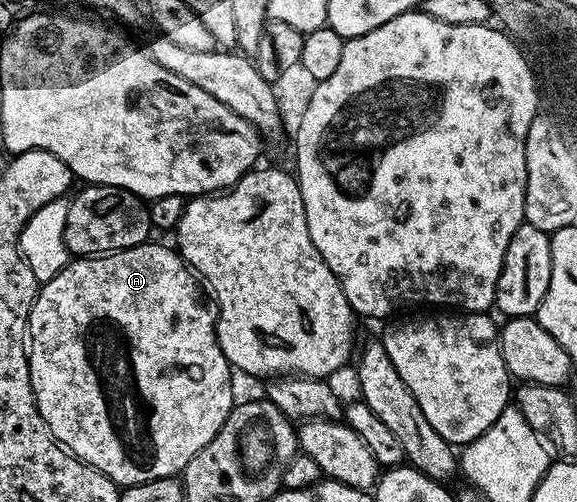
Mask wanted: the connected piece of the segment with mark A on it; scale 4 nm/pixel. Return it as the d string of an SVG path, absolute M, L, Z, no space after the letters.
M146 242L135 248L121 249L119 252L109 252L107 255L90 255L86 258L72 259L51 279L51 281L49 281L48 284L42 285L39 291L36 292L35 301L31 307L31 317L27 320L27 335L29 337L27 361L29 362L29 370L31 371L31 389L35 395L35 401L39 407L41 418L45 418L45 422L49 426L49 430L54 434L56 441L62 444L72 456L75 456L84 464L101 470L101 474L105 474L113 483L120 486L140 484L141 482L149 482L153 478L165 478L166 476L174 476L182 473L183 467L191 461L193 454L197 454L197 450L204 448L217 434L217 430L221 430L225 418L231 413L232 407L237 400L237 397L231 393L231 375L233 375L233 369L231 365L227 363L225 354L217 342L217 334L215 333L217 309L214 299L209 295L208 289L201 283L200 277L188 268L187 263L183 261L182 256L179 255L174 247L166 248L163 244L153 243L154 242Z

